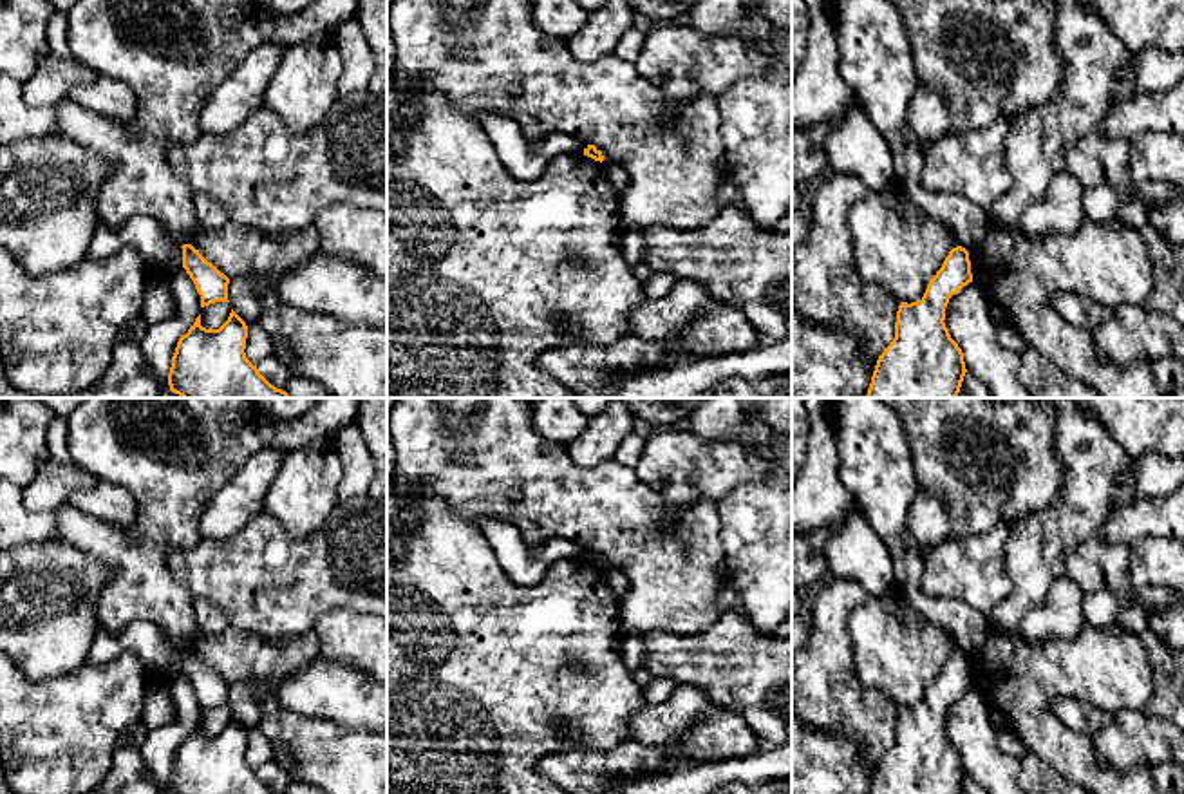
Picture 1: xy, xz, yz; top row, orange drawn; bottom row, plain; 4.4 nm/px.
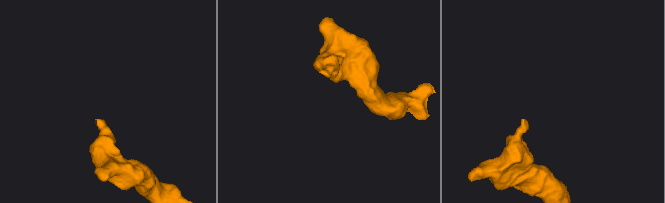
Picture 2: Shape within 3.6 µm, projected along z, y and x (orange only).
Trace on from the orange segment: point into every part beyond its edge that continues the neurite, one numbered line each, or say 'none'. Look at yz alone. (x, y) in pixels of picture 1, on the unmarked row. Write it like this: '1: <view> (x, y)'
none

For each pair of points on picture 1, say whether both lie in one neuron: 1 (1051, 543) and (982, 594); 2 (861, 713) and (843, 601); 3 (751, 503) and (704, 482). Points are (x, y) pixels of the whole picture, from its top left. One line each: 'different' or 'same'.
1: different
2: same
3: different

